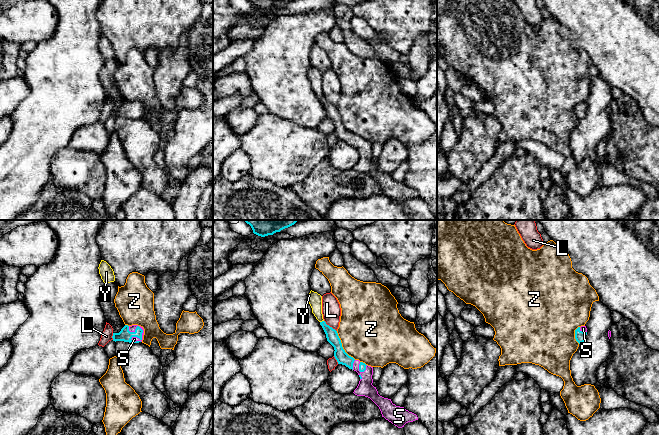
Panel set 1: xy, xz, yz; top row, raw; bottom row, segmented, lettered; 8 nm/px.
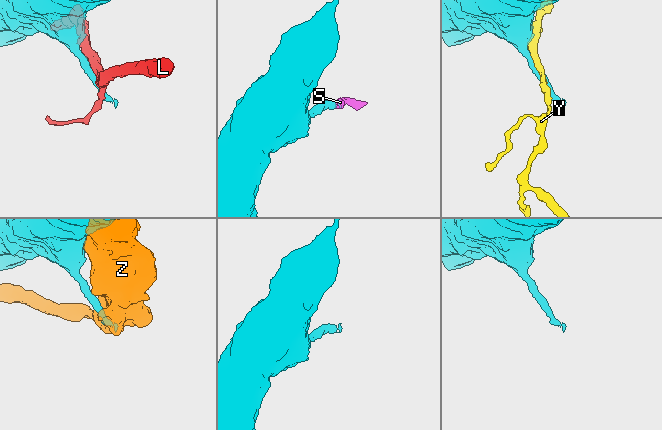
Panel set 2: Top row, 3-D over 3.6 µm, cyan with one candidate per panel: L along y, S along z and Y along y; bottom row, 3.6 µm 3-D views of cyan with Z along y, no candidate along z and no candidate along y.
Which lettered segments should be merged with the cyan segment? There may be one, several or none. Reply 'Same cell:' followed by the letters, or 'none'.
Same cell: S

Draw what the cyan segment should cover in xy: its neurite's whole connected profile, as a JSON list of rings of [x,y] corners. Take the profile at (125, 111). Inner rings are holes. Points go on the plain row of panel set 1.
[[[125,101],[119,109],[113,109],[113,117],[124,117],[129,119],[142,118],[144,105],[138,101]]]

